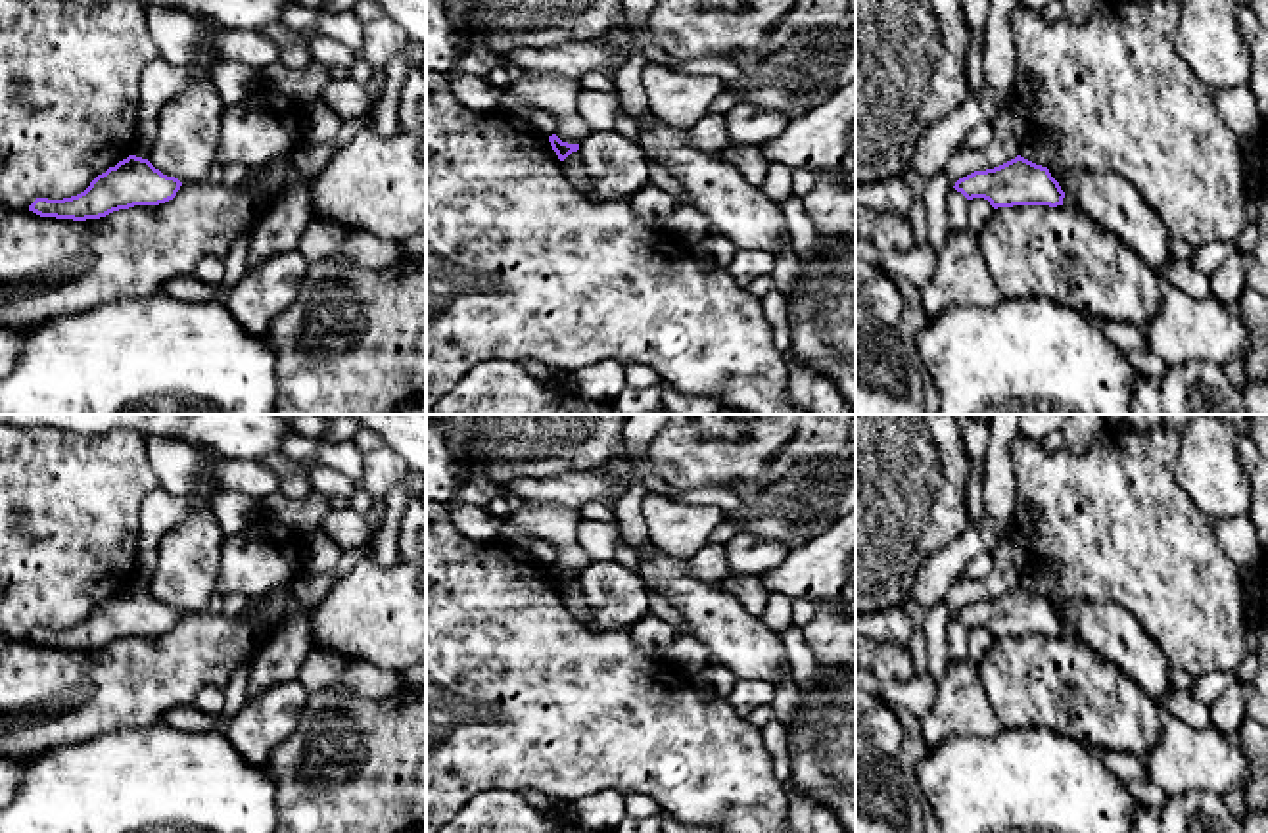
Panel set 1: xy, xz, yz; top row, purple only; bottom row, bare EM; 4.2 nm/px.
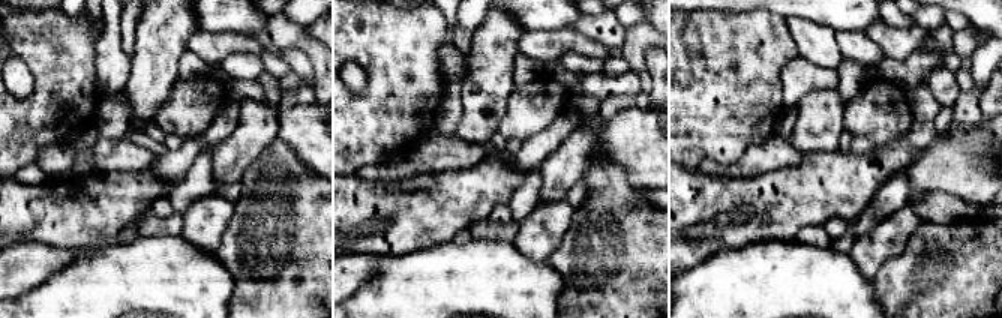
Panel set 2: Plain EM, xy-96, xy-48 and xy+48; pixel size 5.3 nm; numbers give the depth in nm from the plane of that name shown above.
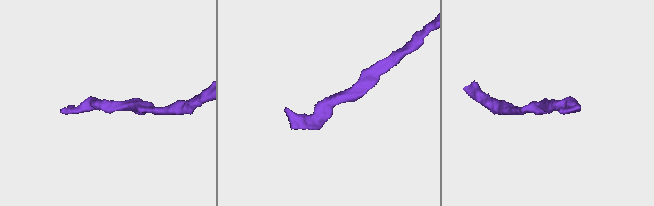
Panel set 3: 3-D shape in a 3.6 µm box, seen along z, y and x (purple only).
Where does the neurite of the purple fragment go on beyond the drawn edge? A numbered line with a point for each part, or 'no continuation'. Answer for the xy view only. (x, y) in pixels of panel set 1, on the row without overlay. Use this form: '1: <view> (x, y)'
no continuation

